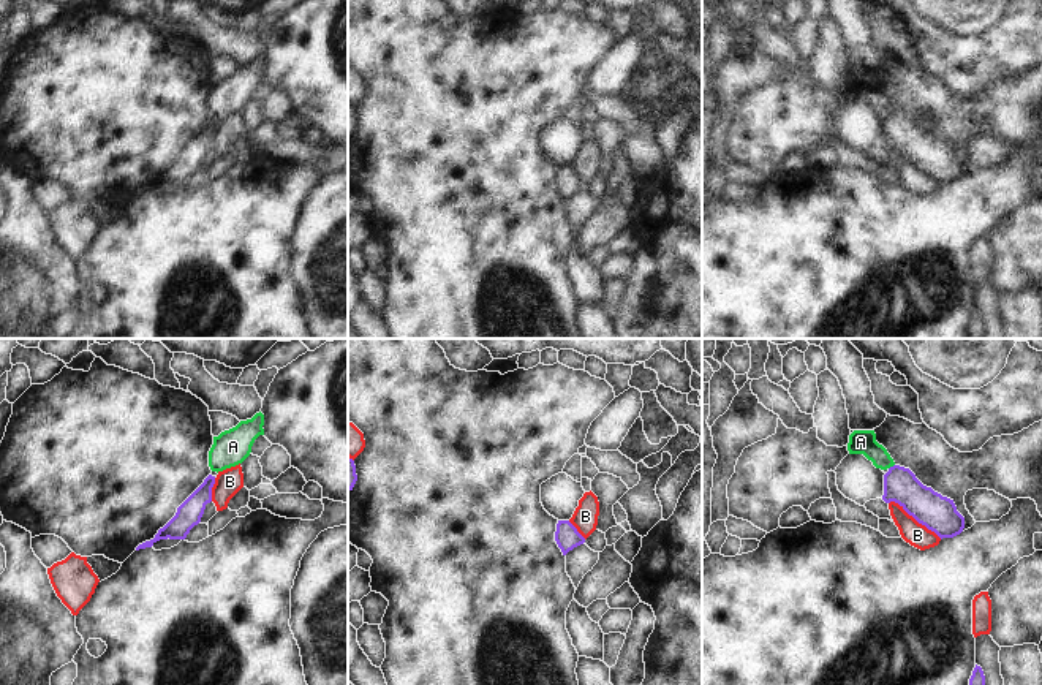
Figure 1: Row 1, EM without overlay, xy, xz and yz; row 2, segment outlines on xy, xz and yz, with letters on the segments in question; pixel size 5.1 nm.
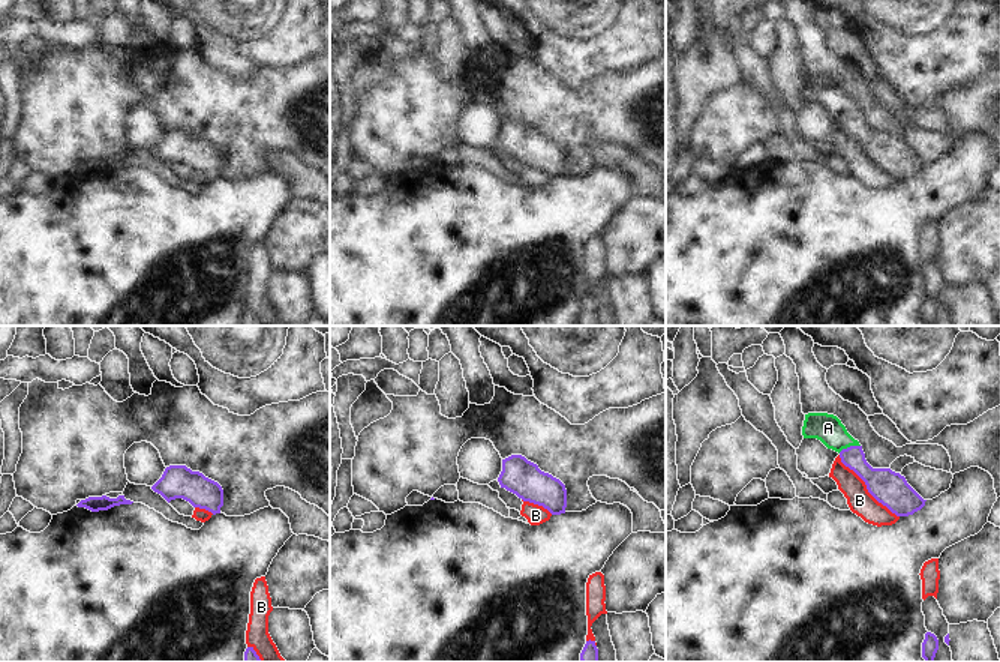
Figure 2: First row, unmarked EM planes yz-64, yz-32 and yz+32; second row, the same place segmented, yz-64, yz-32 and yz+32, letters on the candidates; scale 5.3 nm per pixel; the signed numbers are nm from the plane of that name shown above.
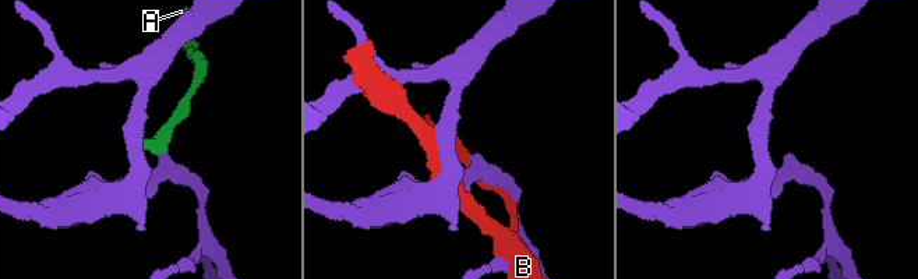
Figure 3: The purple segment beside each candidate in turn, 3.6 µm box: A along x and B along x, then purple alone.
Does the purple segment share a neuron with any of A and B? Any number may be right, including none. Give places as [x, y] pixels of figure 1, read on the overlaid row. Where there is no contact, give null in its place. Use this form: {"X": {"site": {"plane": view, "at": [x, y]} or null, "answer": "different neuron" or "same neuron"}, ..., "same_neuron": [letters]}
{"A": {"site": {"plane": "yz", "at": [890, 467]}, "answer": "same neuron"}, "B": {"site": {"plane": "yz", "at": [916, 519]}, "answer": "different neuron"}, "same_neuron": ["A"]}

